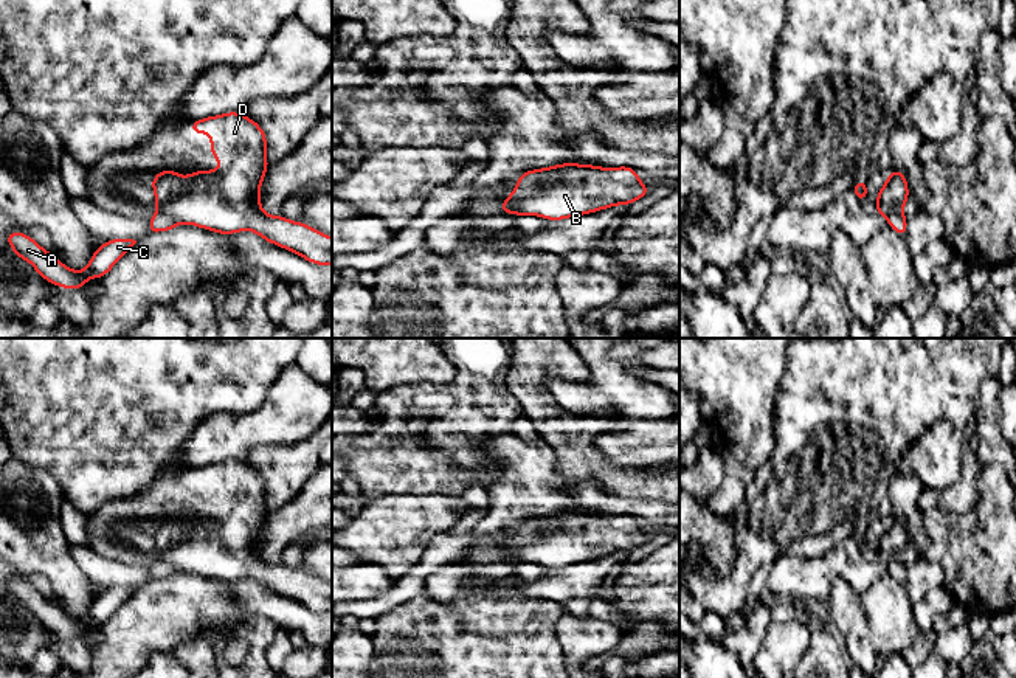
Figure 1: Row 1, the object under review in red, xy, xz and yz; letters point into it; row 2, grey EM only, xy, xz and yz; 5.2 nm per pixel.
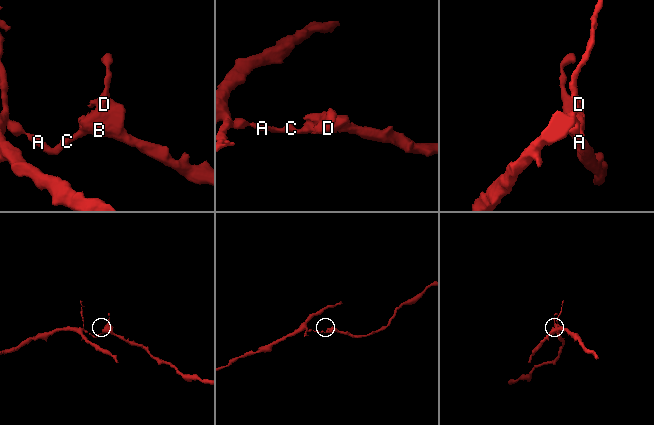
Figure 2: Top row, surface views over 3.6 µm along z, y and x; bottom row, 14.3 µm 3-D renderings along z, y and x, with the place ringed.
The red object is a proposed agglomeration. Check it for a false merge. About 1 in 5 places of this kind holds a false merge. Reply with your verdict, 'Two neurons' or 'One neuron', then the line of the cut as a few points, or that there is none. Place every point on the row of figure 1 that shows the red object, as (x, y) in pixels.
Two neurons. Split along xy (158, 211), (172, 216), (179, 222)

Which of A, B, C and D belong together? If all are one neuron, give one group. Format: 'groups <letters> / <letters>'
groups A C / B D

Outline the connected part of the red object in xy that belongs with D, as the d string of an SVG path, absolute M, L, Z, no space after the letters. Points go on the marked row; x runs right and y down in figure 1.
M226 112L189 123L191 133L211 135L211 157L220 161L214 172L202 169L188 177L174 169L163 169L152 177L152 189L158 213L174 217L178 223L195 225L219 234L234 234L251 230L270 244L296 253L315 265L332 265L332 237L293 222L284 216L268 216L261 208L261 185L267 174L267 137L262 127L239 112Z

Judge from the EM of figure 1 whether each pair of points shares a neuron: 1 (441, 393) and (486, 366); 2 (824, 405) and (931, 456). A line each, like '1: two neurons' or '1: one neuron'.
1: one neuron
2: two neurons

